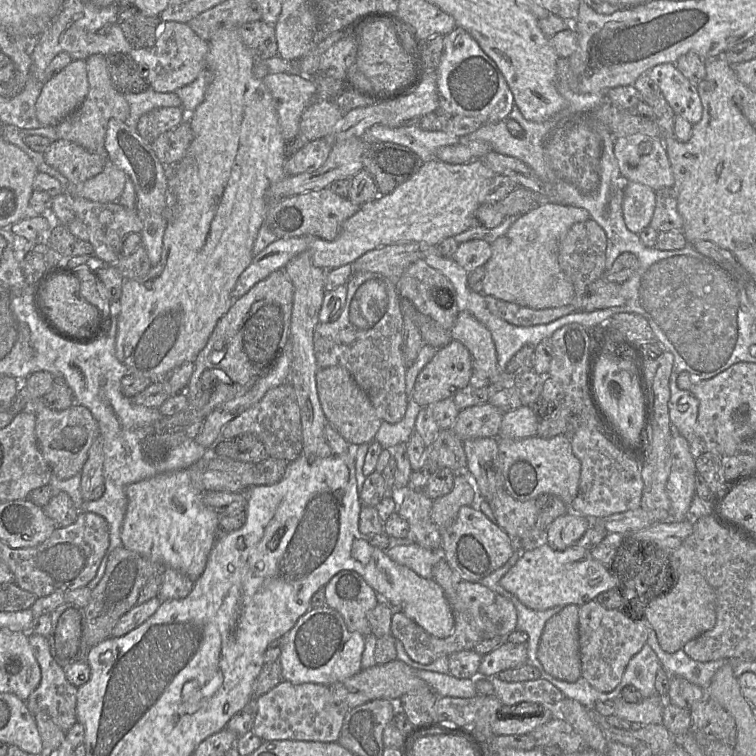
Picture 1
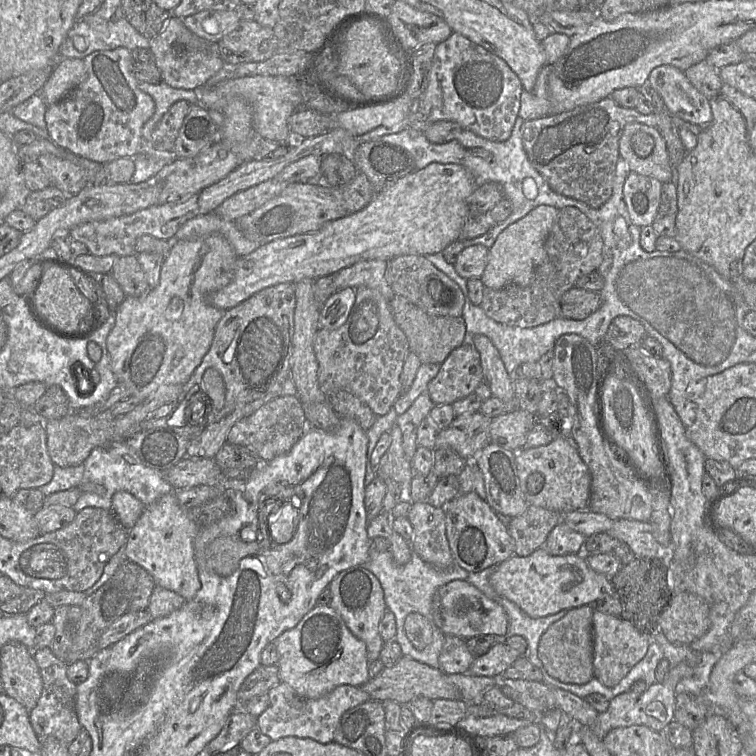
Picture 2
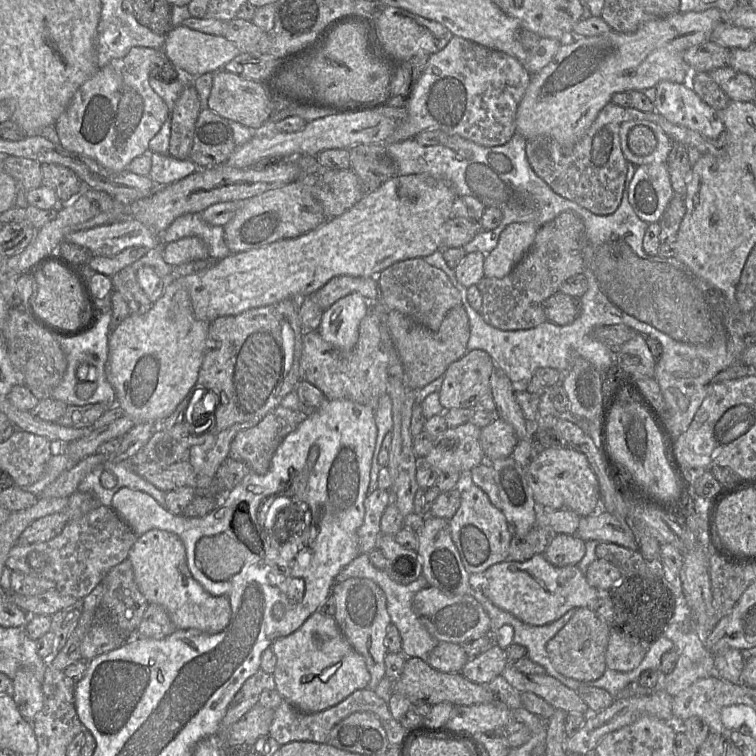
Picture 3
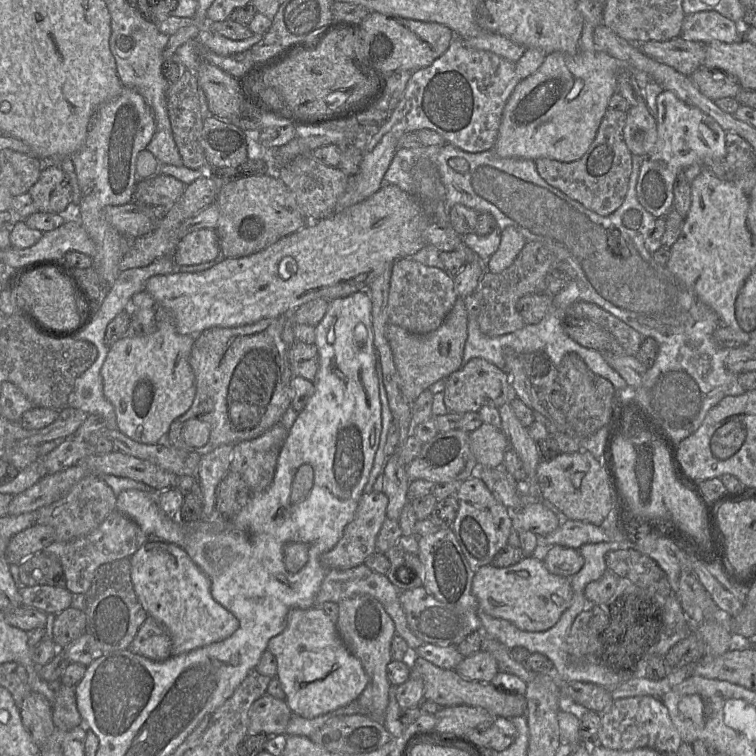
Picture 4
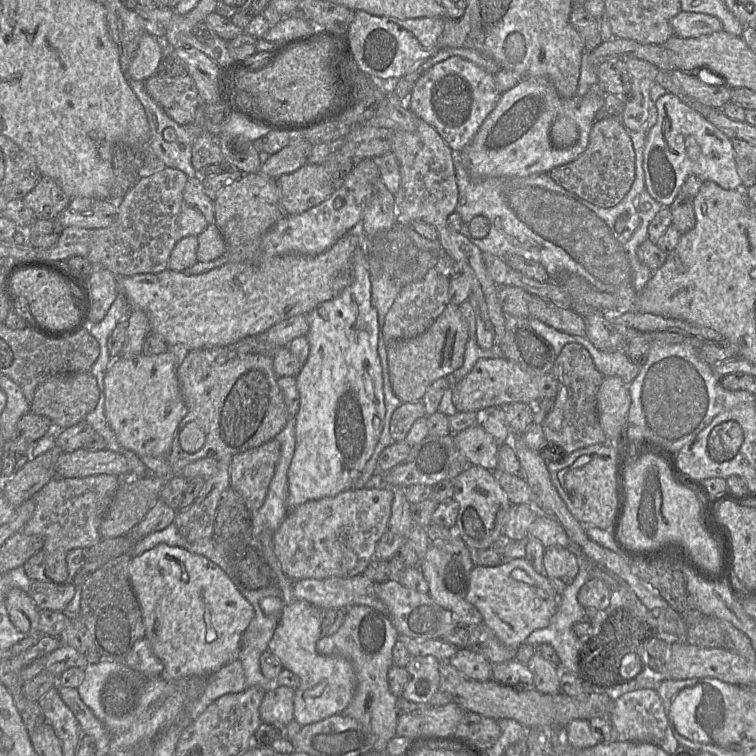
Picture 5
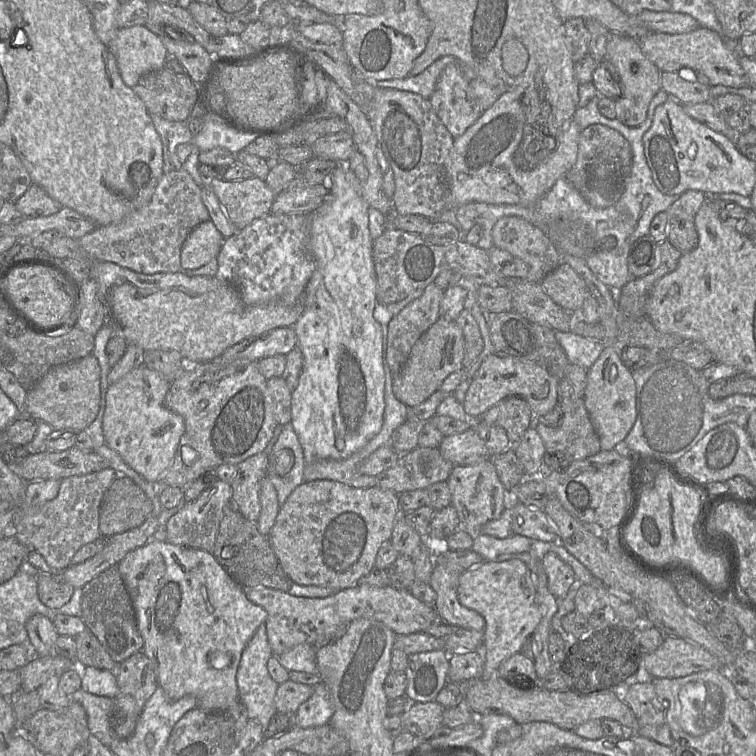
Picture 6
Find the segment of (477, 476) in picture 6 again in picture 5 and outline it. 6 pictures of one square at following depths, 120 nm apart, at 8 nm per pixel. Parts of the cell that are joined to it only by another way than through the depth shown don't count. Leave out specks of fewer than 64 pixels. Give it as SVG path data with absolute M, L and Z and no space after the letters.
M471 465L452 480L453 499L459 504L454 533L472 551L489 549L501 536L508 519L511 503L493 471Z

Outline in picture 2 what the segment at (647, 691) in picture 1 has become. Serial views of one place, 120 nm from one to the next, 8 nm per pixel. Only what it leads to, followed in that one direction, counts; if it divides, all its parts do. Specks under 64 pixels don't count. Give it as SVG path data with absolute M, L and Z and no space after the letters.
M650 638L650 645L645 657L616 686L607 687L597 679L594 688L603 692L602 695L610 701L622 693L629 692L633 684L639 680L652 685L656 682L656 668L663 658L661 647Z

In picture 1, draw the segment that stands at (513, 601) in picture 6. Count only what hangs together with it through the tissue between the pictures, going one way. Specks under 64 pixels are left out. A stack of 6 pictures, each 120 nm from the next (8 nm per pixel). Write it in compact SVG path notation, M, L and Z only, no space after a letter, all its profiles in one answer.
M539 543L531 550L522 551L522 556L499 583L533 610L570 604L582 606L599 594L618 588L618 579L611 573L610 567L595 560L590 551L577 546L556 550L547 543Z

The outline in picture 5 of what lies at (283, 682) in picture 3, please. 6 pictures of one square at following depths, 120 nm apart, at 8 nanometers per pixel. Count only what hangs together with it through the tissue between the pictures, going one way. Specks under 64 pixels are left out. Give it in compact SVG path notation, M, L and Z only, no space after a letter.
M273 533L260 536L261 554L274 573L275 585L281 591L284 608L280 615L268 651L275 655L284 669L300 678L294 695L294 719L303 727L332 715L341 714L351 702L356 688L356 675L352 664L340 656L324 656L316 651L321 638L322 610L305 600L295 598L293 581L281 569L274 552Z

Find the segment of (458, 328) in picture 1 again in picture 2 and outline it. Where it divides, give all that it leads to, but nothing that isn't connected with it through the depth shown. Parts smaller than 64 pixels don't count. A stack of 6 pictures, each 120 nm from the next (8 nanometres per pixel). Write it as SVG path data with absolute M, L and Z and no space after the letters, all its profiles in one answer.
M474 335L471 344L480 354L484 381L488 384L492 397L504 402L514 402L513 380L491 340L484 335Z

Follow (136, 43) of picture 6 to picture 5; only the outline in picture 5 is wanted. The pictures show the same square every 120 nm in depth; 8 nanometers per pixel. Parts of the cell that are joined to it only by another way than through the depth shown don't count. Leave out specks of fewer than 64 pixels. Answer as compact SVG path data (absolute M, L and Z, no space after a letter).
M145 33L139 42L139 47L127 72L128 78L145 81L158 72L163 50L161 39Z

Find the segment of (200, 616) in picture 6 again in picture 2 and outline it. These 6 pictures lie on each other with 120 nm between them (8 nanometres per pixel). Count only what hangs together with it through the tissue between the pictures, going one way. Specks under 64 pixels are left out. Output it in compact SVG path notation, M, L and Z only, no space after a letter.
M176 491L147 505L136 524L128 531L125 556L145 569L157 586L174 591L186 601L201 588L194 556L194 541L200 526L180 506Z

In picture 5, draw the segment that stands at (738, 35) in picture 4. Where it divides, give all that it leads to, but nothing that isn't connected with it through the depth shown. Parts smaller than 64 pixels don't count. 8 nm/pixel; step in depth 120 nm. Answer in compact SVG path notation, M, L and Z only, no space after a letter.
M680 11L671 24L676 36L695 38L723 30L720 19L713 15Z

